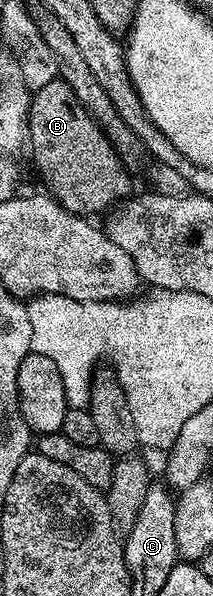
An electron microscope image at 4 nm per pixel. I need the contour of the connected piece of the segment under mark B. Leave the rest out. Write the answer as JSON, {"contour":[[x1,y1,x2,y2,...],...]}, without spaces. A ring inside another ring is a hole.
{"contour":[[61,77,33,92,28,120,28,143,29,146,34,146,34,159,42,166,42,179,47,187,45,190,73,215,95,217,94,215,100,214,101,211,109,212,131,194,131,172,122,166,116,149,110,143,110,138,102,132,100,124,90,116,76,97,76,93]]}

